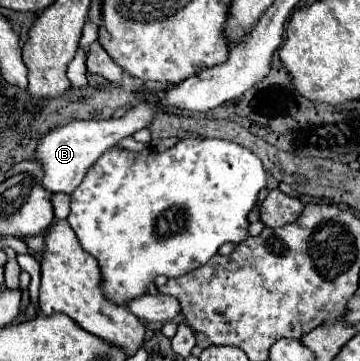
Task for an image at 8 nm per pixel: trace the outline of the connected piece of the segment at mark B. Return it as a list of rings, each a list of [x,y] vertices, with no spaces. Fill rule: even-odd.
[[[137,105],[135,109],[127,111],[123,117],[119,119],[105,119],[105,121],[73,121],[73,123],[65,123],[59,125],[51,131],[47,131],[41,139],[39,145],[35,149],[35,161],[43,167],[43,179],[41,185],[47,191],[59,191],[59,193],[71,193],[83,179],[83,175],[87,173],[87,167],[91,167],[91,163],[95,163],[95,159],[107,151],[109,147],[115,147],[123,137],[133,135],[139,129],[145,129],[151,119],[153,119],[153,111],[157,105]]]

